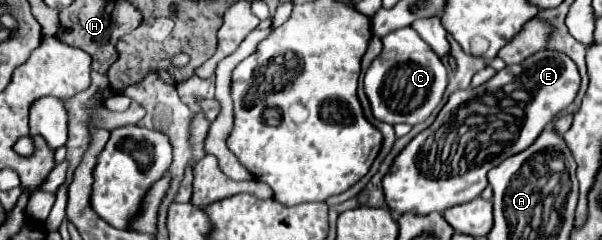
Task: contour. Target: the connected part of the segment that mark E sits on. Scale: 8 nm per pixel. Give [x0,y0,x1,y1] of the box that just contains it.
[383,48,581,214]

